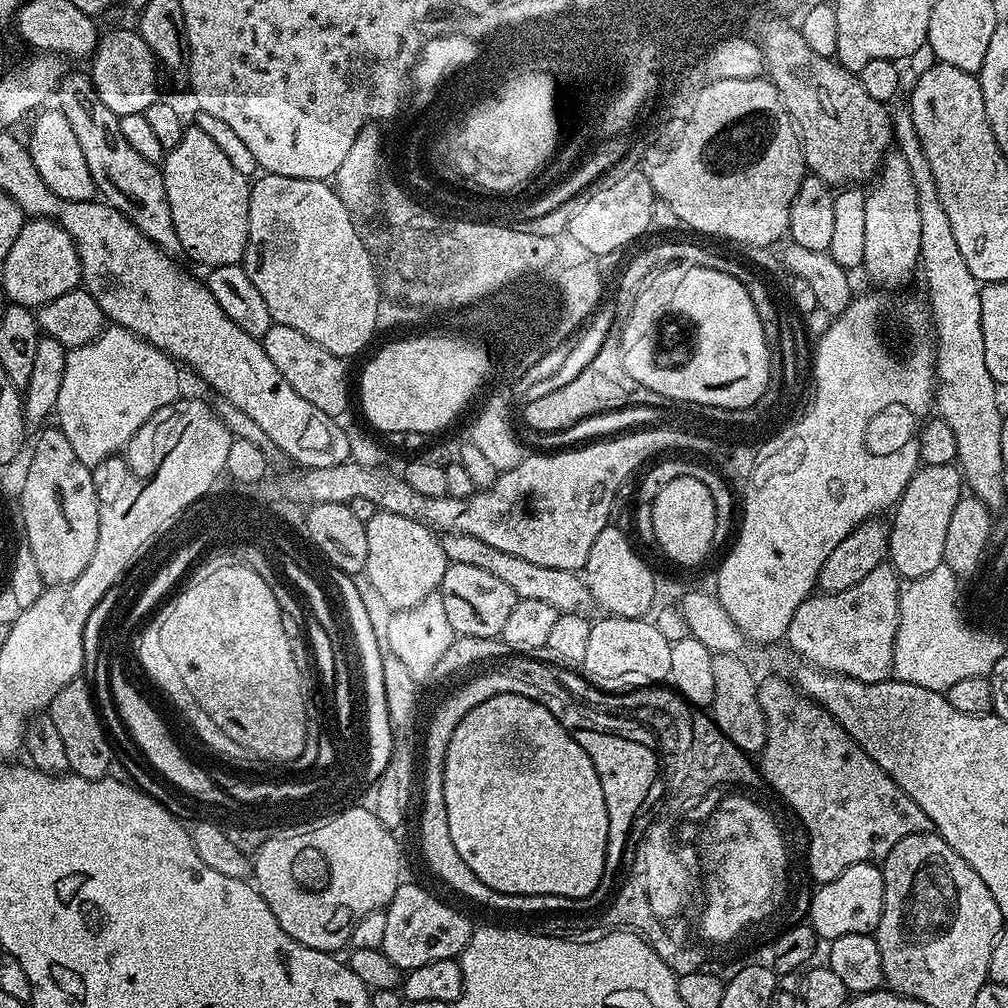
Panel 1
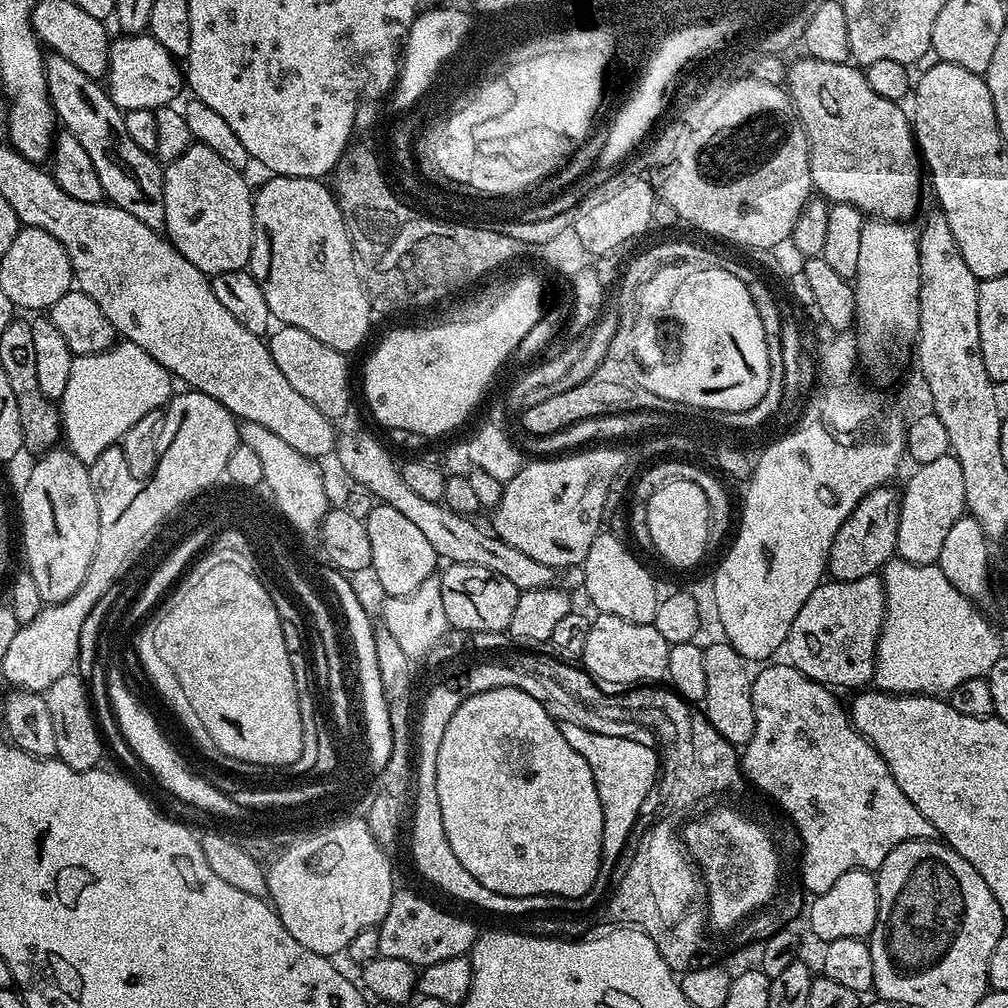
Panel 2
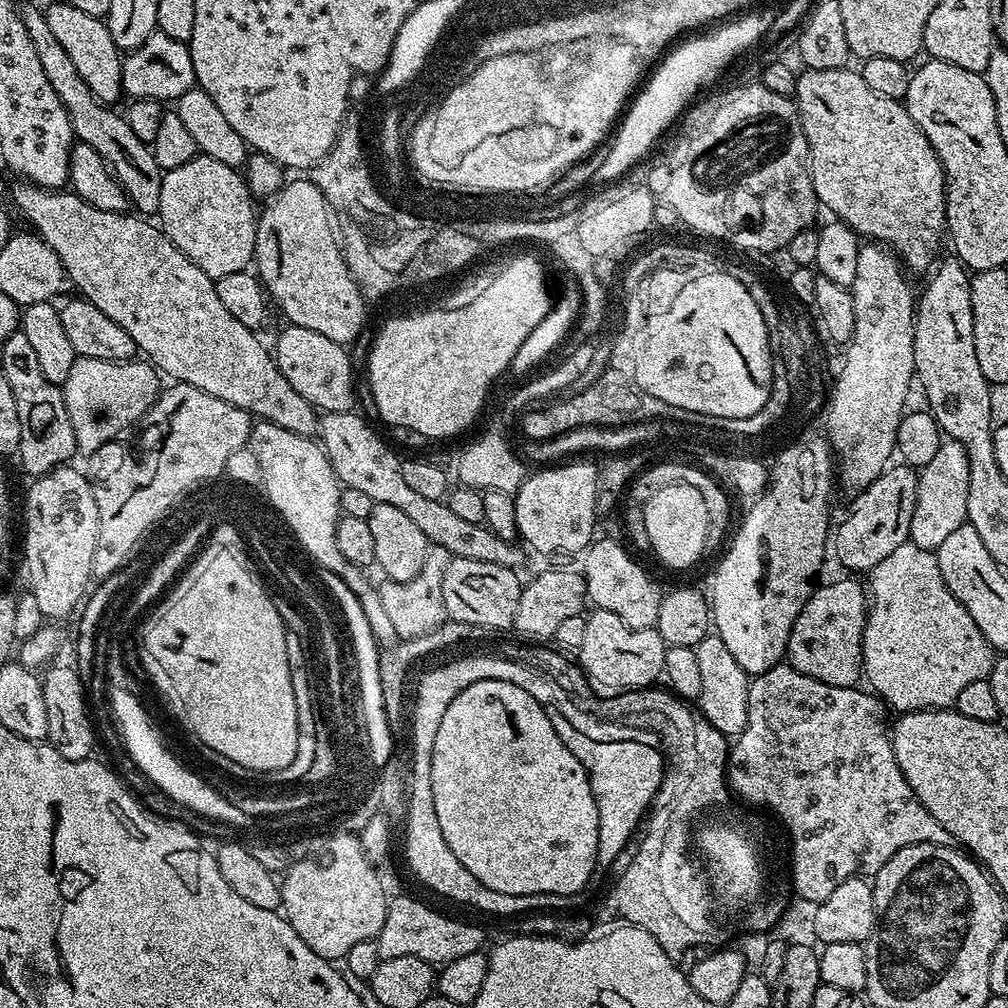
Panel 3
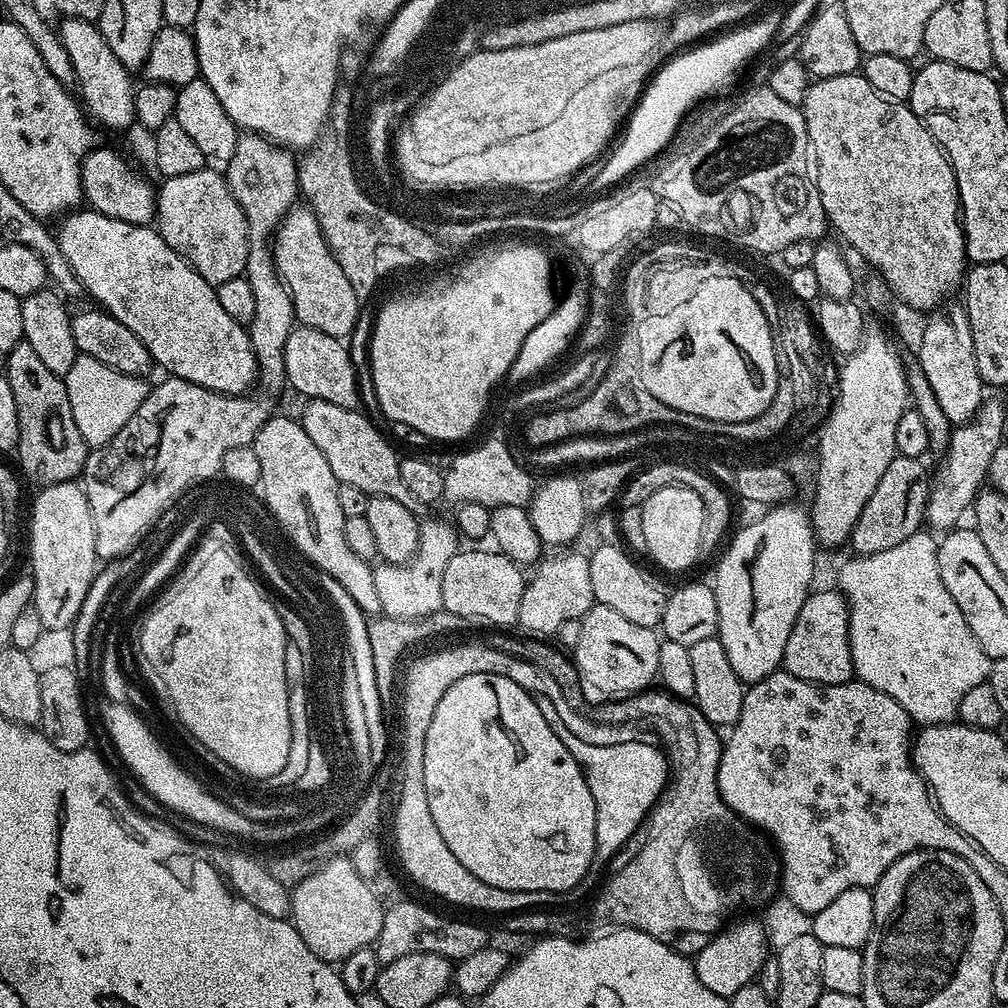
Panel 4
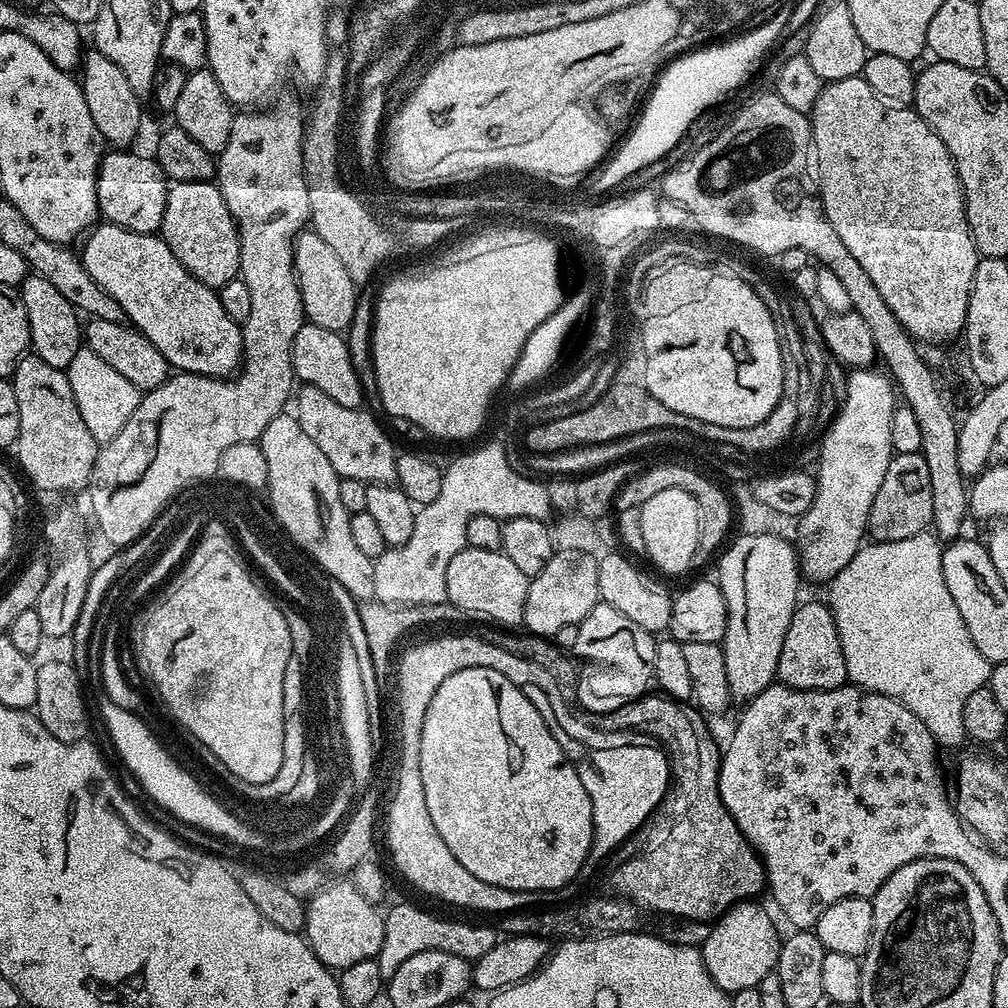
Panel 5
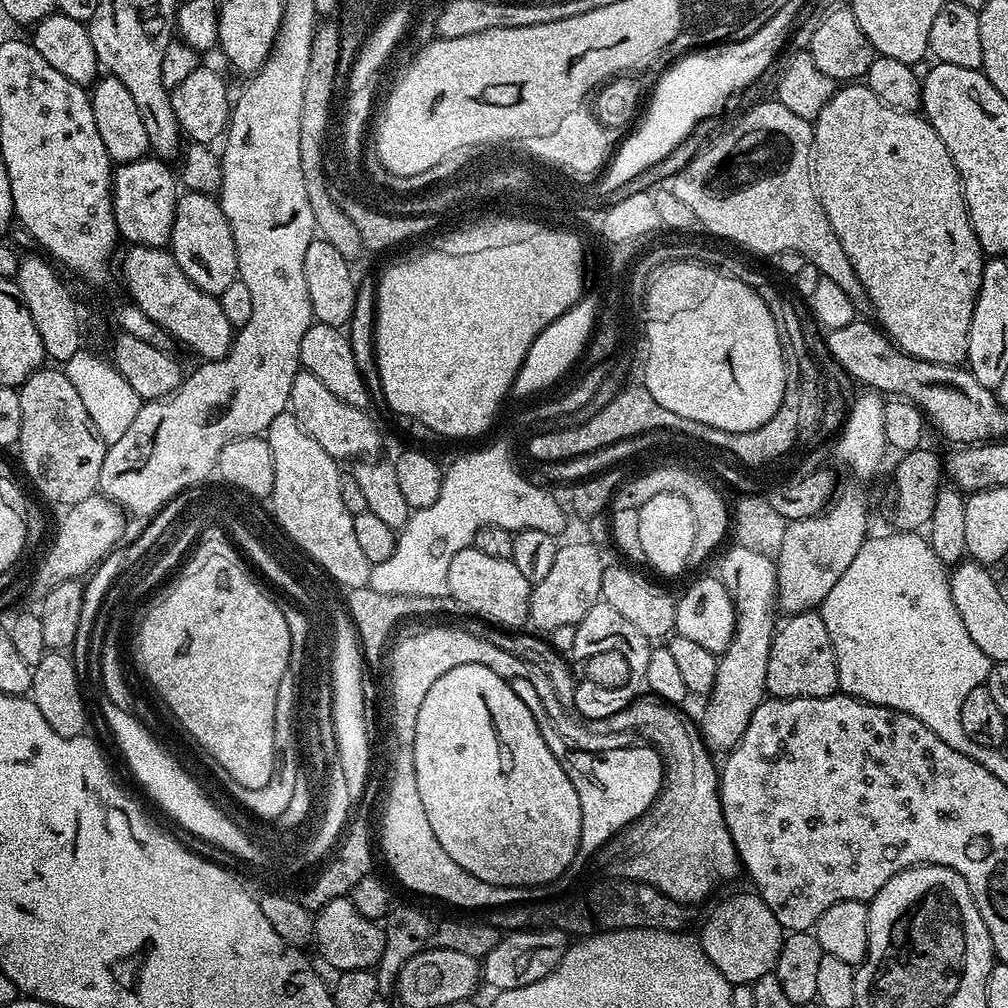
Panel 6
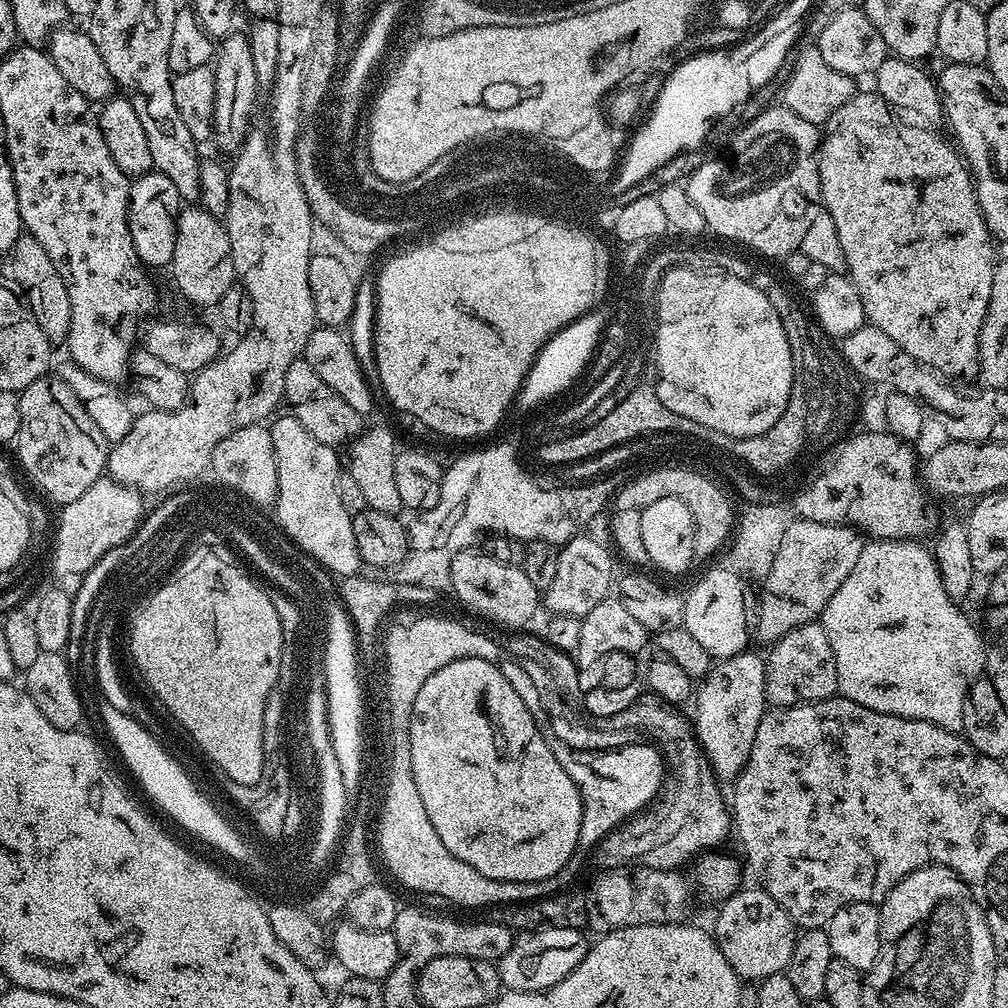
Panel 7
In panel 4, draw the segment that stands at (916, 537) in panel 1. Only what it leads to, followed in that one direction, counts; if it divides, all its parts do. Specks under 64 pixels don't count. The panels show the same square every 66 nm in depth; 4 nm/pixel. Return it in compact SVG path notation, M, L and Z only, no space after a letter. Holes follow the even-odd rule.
M990 398L981 404L975 418L953 429L942 456L944 466L937 478L935 475L929 487L925 519L931 529L951 531L961 521L959 519L967 508L969 511L982 485L987 481L990 459L1003 443L1005 424L1006 410L1003 404Z

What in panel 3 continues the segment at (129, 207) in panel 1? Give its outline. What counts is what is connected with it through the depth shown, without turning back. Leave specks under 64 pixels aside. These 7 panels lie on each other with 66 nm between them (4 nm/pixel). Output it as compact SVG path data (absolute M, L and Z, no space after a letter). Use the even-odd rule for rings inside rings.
M32 4L23 5L20 8L20 17L30 34L30 42L34 42L34 50L38 50L42 70L50 81L50 86L54 86L54 94L58 94L62 106L66 106L73 137L79 143L94 146L94 150L112 171L113 178L120 183L128 196L129 205L137 213L155 214L158 210L162 170L151 147L144 144L142 138L134 134L134 130L130 130L127 119L121 113L119 116L115 107L103 104L90 90L90 86L86 86L82 74L78 74L78 66L74 66L74 61L67 56L66 50L58 43L58 38L54 38L47 15L41 9L39 12Z

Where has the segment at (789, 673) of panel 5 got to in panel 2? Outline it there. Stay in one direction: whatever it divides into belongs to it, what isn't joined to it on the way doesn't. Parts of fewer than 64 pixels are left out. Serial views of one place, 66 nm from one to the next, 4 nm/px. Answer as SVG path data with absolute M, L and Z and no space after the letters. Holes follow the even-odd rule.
M879 575L858 578L857 580L833 580L822 582L806 598L802 610L794 617L790 625L790 634L786 645L787 663L794 665L806 678L819 684L826 684L833 690L852 688L860 690L873 683L876 674L876 647L880 641L880 631L884 625L886 598L884 581Z

